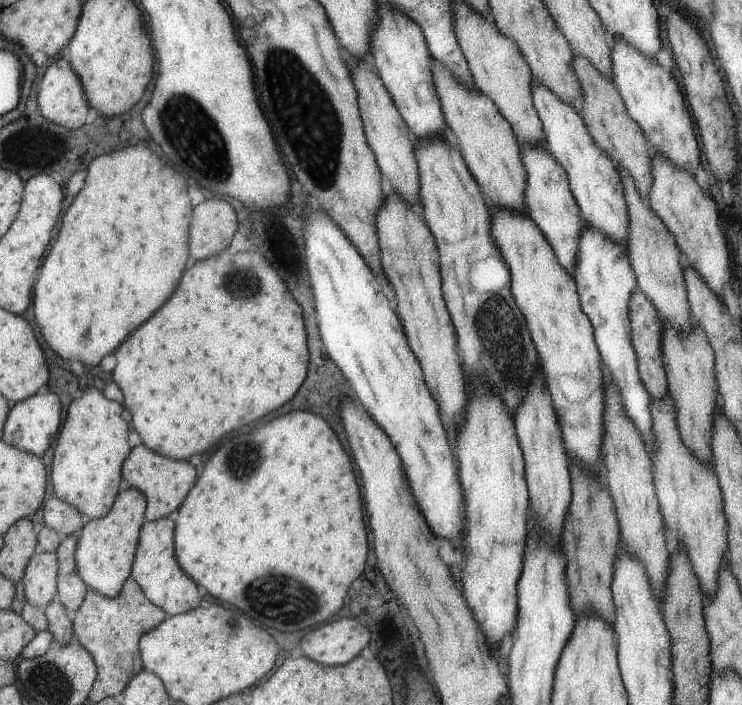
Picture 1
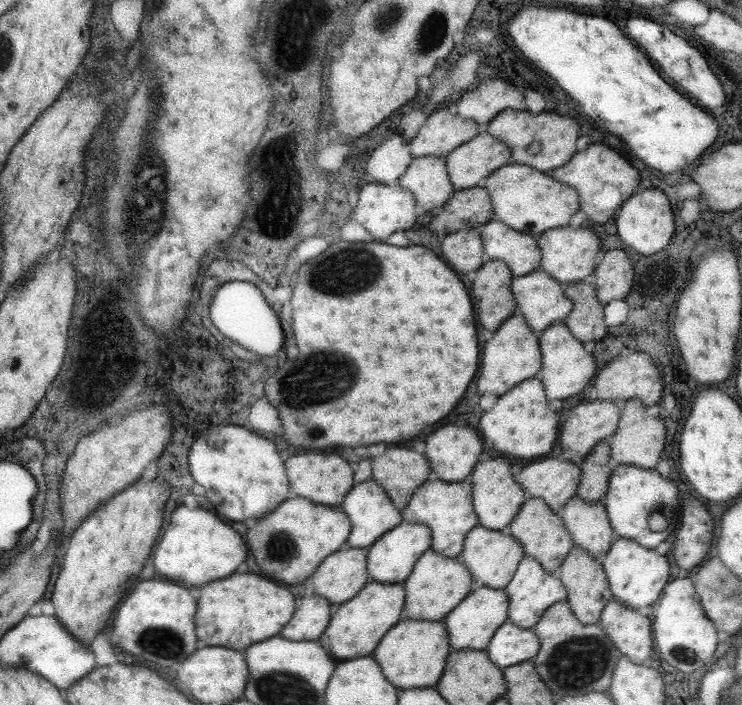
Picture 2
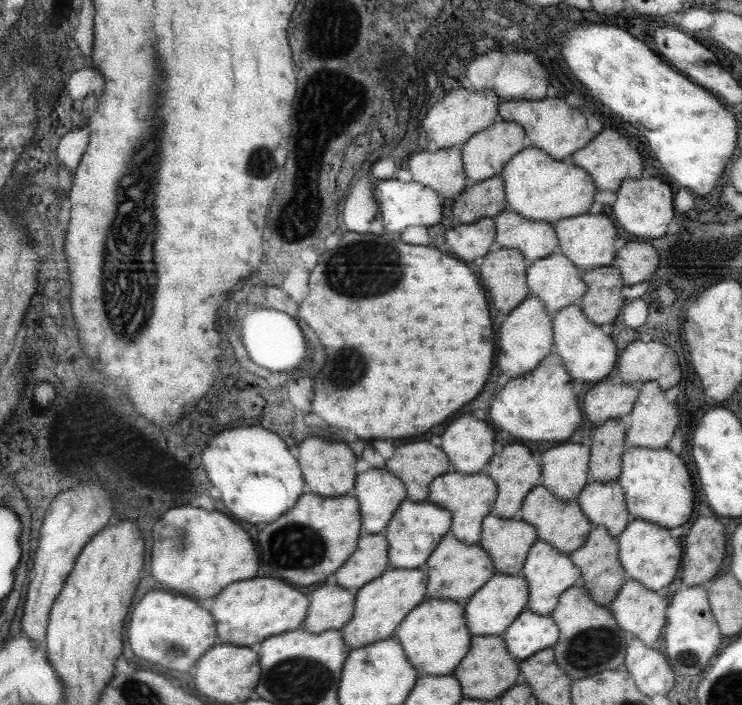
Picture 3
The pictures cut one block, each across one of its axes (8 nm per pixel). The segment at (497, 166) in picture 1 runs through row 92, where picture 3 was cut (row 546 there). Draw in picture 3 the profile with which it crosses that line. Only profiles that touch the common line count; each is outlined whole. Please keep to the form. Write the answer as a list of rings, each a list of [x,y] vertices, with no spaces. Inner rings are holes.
[[[449,532],[441,537],[424,566],[426,568],[426,598],[449,599],[462,607],[495,573],[493,564],[489,562],[487,554],[481,550],[481,546],[465,545]]]

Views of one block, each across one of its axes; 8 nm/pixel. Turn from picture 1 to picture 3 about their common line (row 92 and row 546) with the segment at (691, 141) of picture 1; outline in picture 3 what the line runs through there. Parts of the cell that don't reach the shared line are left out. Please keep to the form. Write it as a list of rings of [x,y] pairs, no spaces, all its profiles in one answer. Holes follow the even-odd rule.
[[[631,518],[616,539],[617,558],[626,577],[653,592],[667,587],[674,580],[680,567],[682,548],[679,537],[671,536],[667,527],[655,525],[645,519]]]

